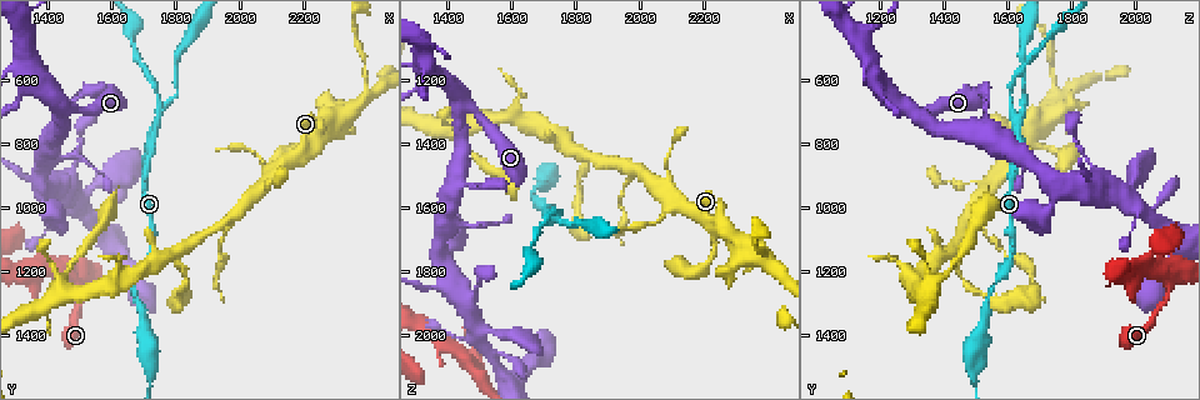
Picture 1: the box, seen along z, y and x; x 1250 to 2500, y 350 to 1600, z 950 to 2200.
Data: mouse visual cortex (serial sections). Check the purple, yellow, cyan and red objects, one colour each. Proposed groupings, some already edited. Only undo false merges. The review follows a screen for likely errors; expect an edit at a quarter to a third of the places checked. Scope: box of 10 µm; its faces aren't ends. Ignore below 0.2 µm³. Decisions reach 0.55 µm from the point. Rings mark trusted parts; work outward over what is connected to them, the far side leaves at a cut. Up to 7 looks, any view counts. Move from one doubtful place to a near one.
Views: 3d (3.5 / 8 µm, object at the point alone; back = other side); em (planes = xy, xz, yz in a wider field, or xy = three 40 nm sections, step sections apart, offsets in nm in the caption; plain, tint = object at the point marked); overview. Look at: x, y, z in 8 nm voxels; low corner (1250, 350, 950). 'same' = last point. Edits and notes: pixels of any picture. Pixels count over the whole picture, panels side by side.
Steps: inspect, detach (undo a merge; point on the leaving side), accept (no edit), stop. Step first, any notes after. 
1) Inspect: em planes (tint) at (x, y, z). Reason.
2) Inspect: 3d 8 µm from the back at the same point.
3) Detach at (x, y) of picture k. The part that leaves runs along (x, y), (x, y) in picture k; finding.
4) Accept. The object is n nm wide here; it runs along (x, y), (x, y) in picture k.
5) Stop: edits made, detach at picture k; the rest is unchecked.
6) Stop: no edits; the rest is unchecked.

Inspect: 3d 3.5 µm at (1730, 740, 1630). Two arms in line, one across.

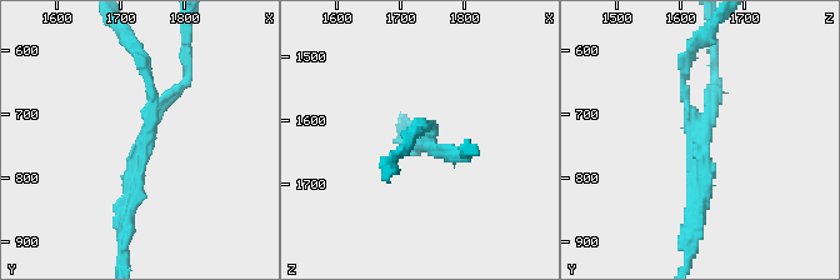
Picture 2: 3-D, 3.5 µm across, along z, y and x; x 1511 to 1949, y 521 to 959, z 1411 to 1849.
Inspect: em xy step 5 (tint) at (1740, 740, 1625). 3 arms meet here; the arms are 100, 150, 200 nm wide; shape alone is not enough.

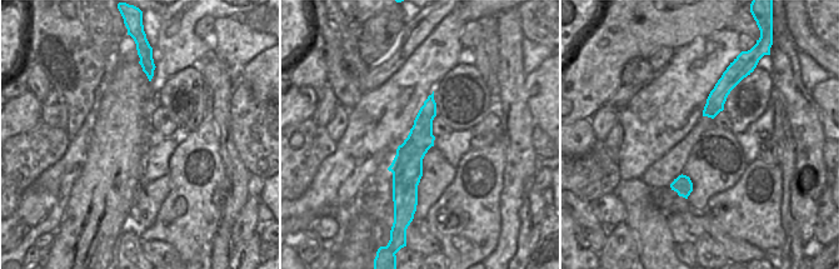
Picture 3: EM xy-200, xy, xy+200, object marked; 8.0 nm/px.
Detach at (148, 76) of picture 2. Two cells meet here.

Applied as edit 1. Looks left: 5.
Inspect: 3d 8 µm at (2390, 650, 1760). Two arms in line, one across.

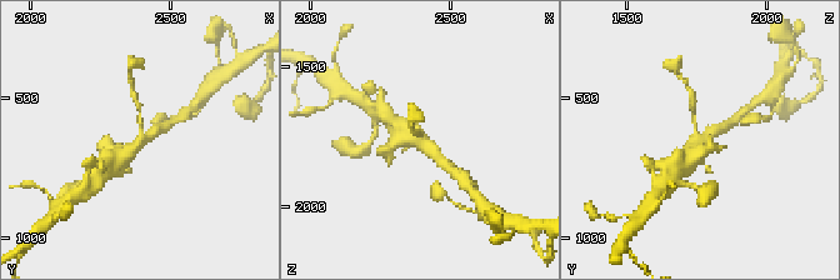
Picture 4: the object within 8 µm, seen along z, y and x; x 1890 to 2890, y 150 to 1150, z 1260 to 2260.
Inspect: em xy step 2 (tint) at the same point. 3 arms meet here; the arms are 100, 350, 500 nm wide; need the tissue.

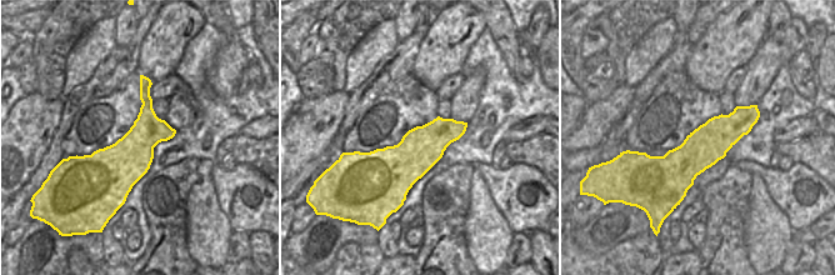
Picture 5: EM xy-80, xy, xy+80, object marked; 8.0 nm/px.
Accept. It runs along (756, 114), (685, 163), (638, 156) in picture 5; one cell here.

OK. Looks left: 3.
Inspect: 3d 3.5 µm at (1450, 690, 1290). Abrupt turn.

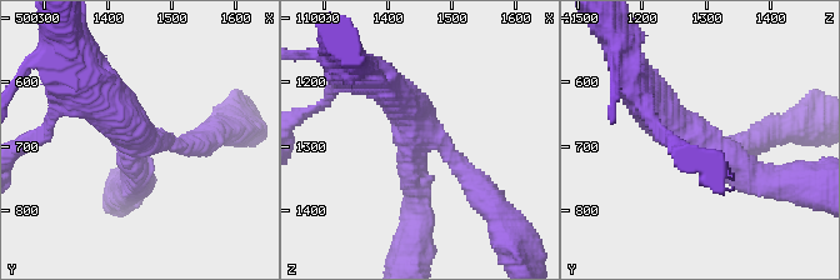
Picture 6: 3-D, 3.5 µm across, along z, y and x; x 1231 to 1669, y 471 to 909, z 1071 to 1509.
Inspect: em xy step 5 (tint) at (1455, 690, 1290). 3 arms meet here; the arms are 250, 300, 500 nm wide; shape alone is not enough.

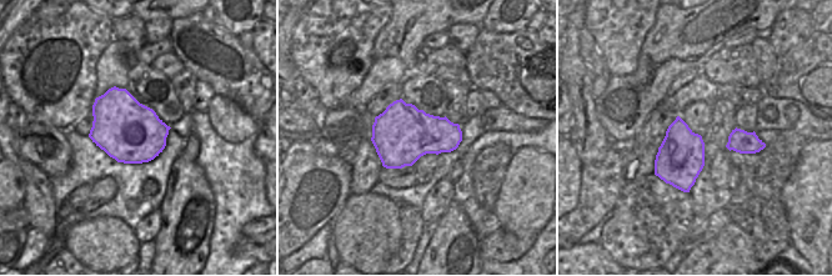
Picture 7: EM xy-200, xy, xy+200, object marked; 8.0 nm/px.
Accept. It runs along (201, 143), (133, 143), (136, 181) in picture 6; one cell here.

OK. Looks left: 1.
Stop: edits made, detach at picture 2; the rest is unchecked.

